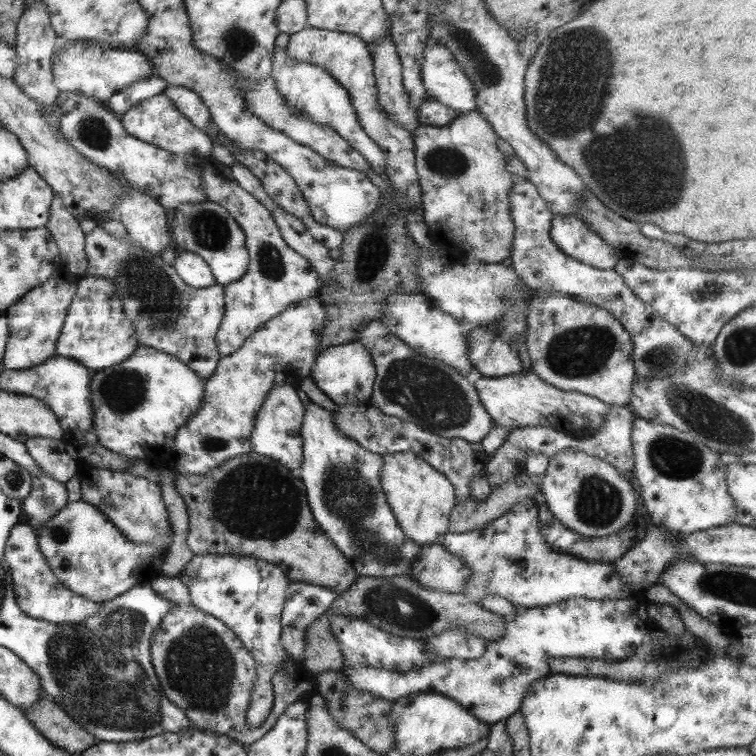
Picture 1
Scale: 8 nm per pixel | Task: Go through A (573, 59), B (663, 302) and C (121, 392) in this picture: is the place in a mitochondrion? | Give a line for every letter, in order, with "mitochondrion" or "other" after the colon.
A: mitochondrion
B: other
C: mitochondrion

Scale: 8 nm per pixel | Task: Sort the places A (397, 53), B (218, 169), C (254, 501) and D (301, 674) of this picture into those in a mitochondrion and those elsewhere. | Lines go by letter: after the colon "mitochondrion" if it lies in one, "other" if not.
A: other
B: other
C: mitochondrion
D: other

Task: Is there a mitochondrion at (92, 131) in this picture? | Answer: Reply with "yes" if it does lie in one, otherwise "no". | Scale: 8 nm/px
yes

